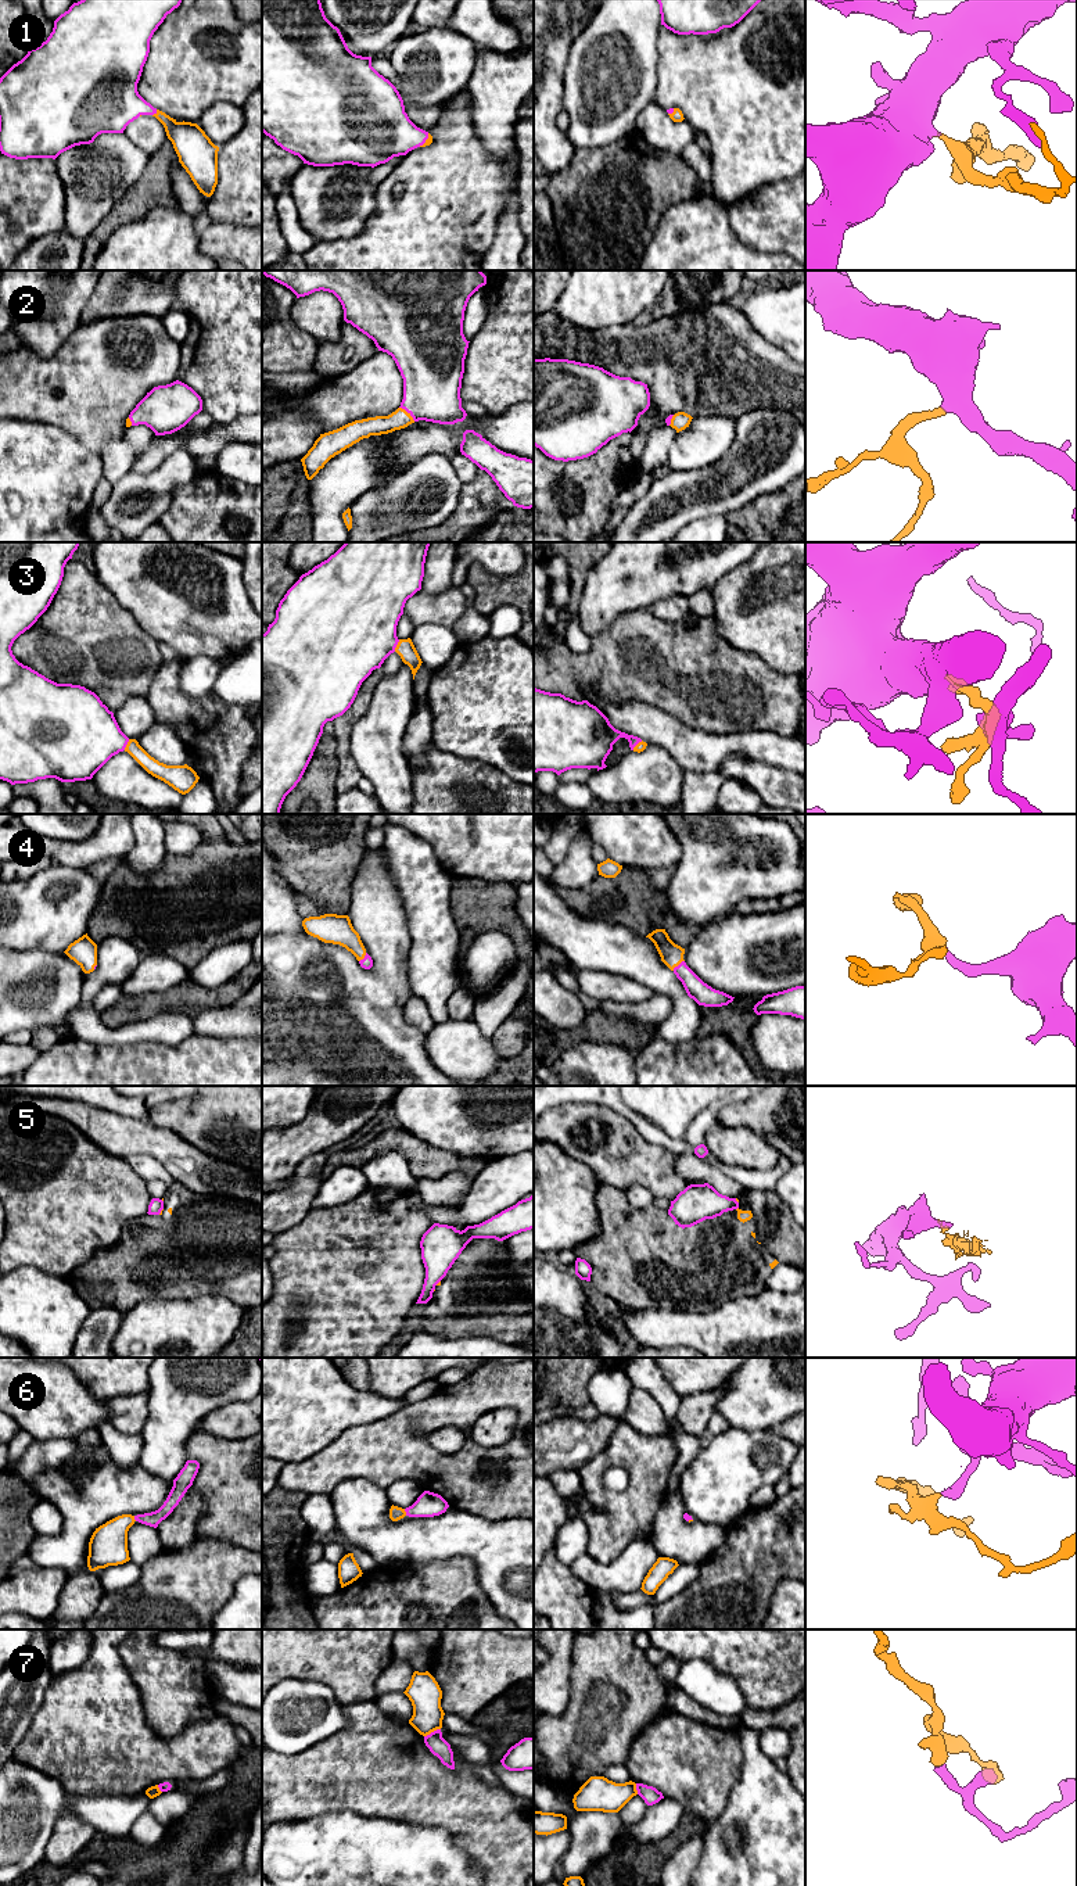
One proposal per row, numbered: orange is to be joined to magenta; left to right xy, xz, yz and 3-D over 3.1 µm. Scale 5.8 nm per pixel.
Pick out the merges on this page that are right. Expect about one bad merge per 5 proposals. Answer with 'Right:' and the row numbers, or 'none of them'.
Right: 1, 2, 3, 4, 6

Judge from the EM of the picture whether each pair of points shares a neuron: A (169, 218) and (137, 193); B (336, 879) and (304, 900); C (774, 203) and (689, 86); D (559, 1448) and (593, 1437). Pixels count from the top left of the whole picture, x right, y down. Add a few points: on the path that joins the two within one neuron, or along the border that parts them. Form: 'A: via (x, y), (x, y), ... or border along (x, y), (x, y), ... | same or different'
A: border along (178, 207), (154, 207), (144, 217), (128, 225) | different
B: border along (294, 889), (311, 896), (334, 913) | different
C: border along (790, 176), (761, 185), (733, 203) | different
D: via (567, 1442), (585, 1438) | same

